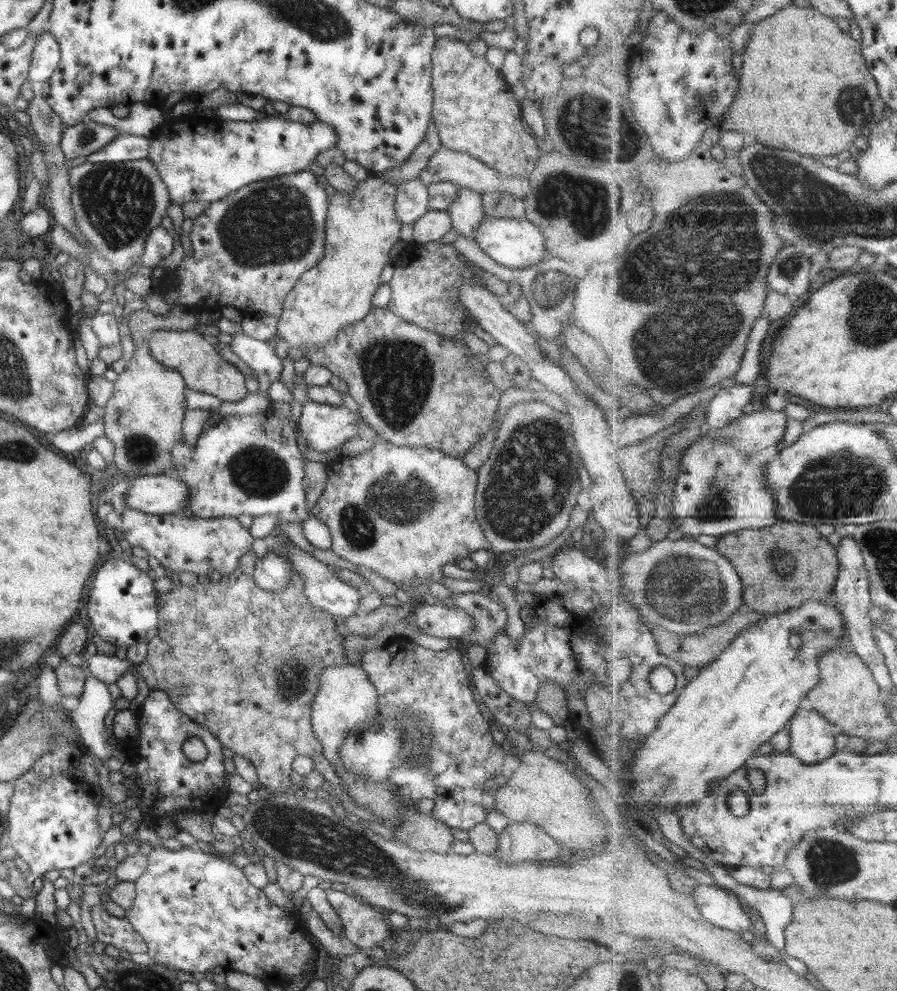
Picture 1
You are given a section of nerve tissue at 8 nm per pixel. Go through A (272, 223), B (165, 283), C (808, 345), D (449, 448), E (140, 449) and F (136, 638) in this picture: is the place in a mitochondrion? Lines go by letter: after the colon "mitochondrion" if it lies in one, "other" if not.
A: mitochondrion
B: other
C: other
D: other
E: mitochondrion
F: other

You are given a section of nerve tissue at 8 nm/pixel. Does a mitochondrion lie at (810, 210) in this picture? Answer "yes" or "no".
yes

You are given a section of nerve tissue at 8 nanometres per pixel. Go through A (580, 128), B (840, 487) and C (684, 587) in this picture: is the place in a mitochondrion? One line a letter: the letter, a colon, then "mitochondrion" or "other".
A: mitochondrion
B: mitochondrion
C: mitochondrion

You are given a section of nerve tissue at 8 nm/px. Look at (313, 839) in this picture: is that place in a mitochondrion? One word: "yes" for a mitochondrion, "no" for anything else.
yes

